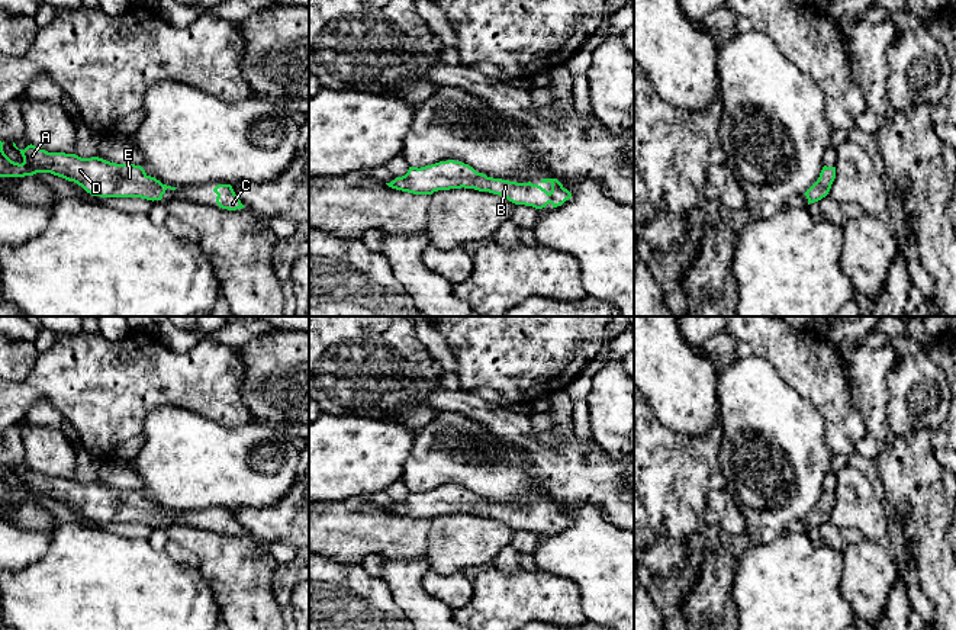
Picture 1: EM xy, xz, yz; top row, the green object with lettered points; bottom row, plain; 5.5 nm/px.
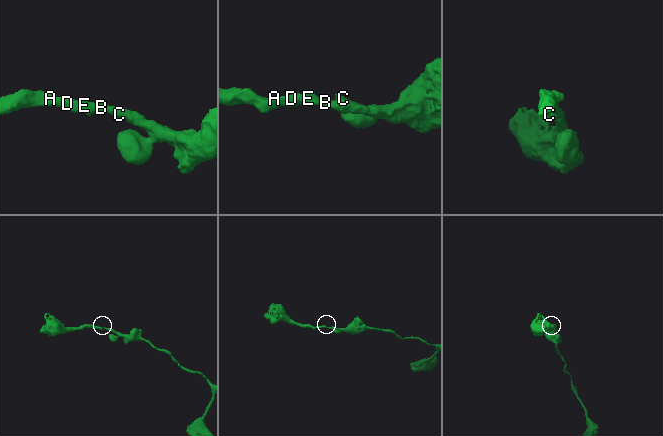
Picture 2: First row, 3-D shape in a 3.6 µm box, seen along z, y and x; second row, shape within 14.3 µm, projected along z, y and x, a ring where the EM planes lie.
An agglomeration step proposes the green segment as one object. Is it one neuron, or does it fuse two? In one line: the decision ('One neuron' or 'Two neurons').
One neuron

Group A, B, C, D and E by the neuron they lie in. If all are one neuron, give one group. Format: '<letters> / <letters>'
A B C D E

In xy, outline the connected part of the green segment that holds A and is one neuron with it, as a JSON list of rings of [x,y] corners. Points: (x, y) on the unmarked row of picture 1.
[[[0,466],[0,502],[25,502],[33,501],[36,498],[51,498],[54,501],[62,502],[68,507],[74,507],[81,511],[91,521],[100,523],[141,523],[147,525],[161,525],[167,514],[176,515],[162,510],[155,502],[151,502],[145,498],[141,491],[135,489],[116,489],[106,486],[99,482],[81,483],[75,479],[65,478],[48,478],[35,470],[28,470],[25,475],[19,475],[23,488],[12,486],[3,476],[3,469]]]

